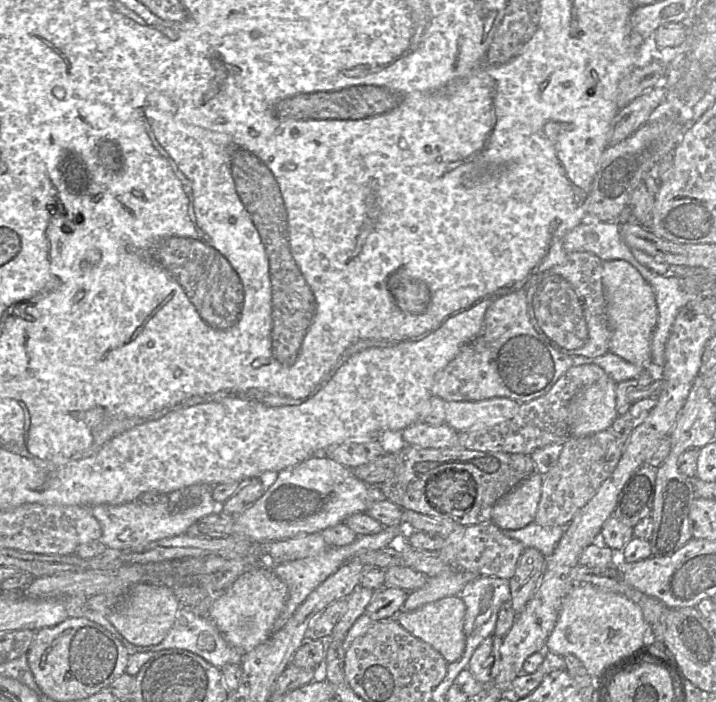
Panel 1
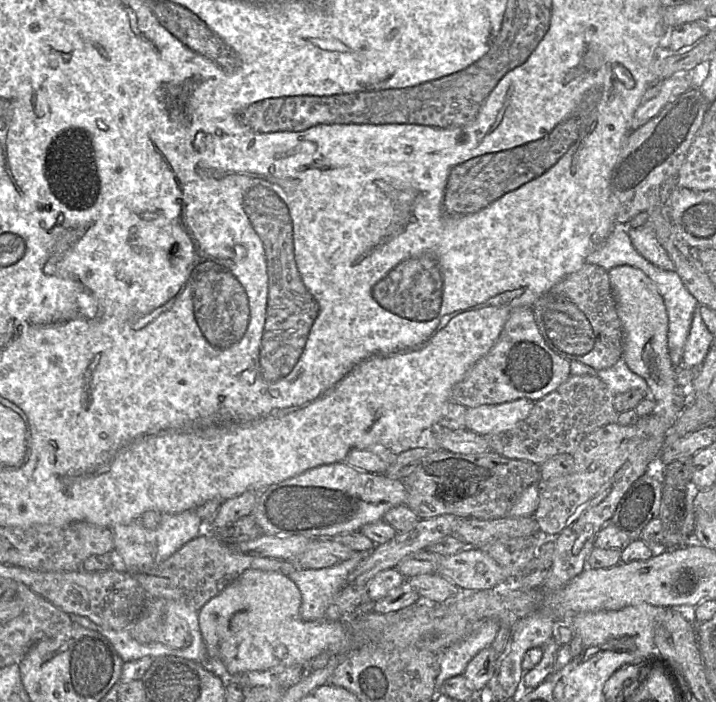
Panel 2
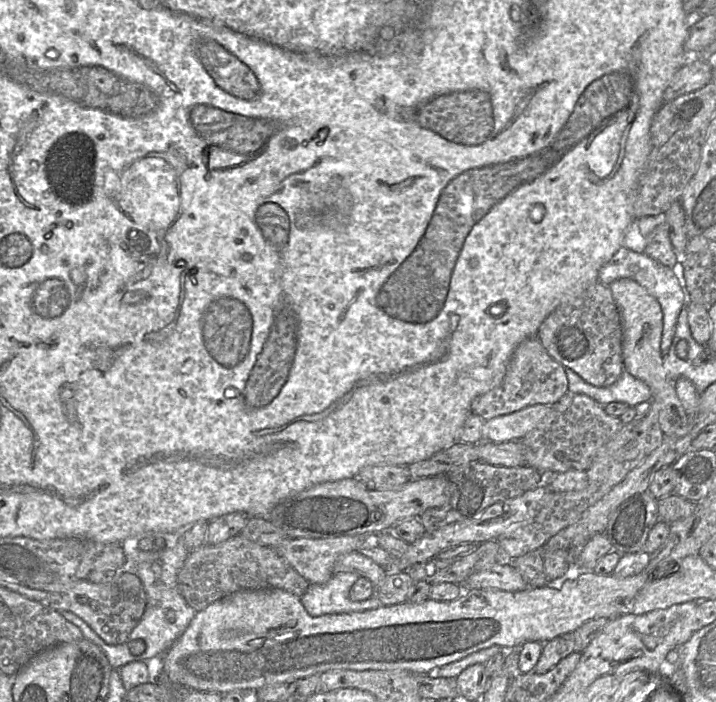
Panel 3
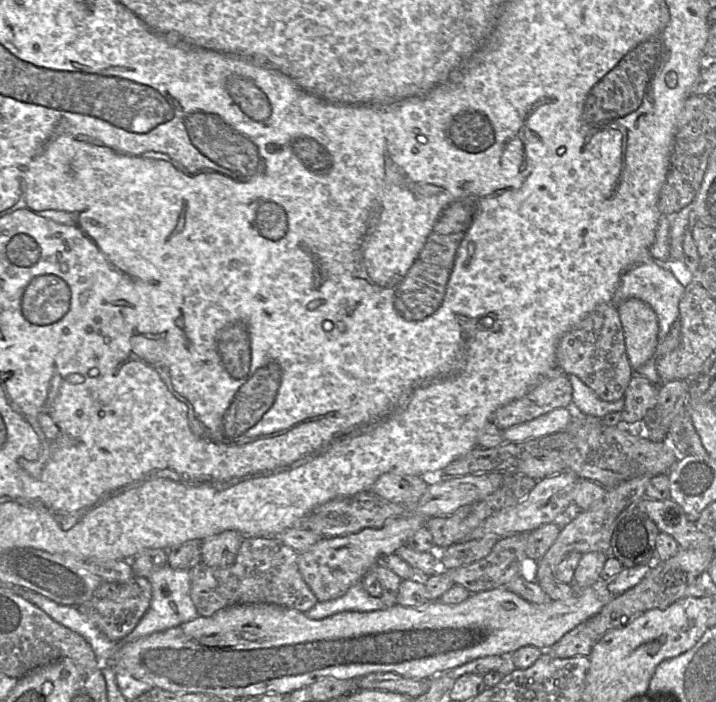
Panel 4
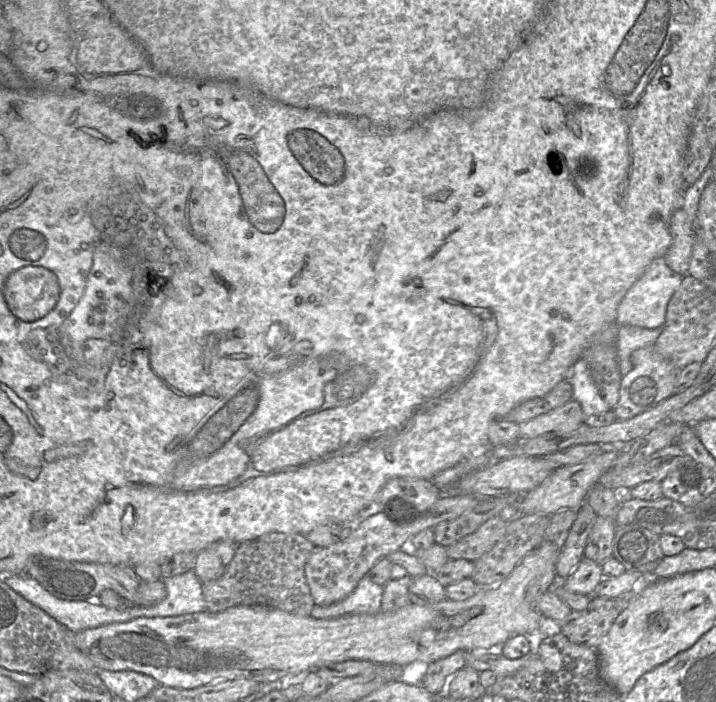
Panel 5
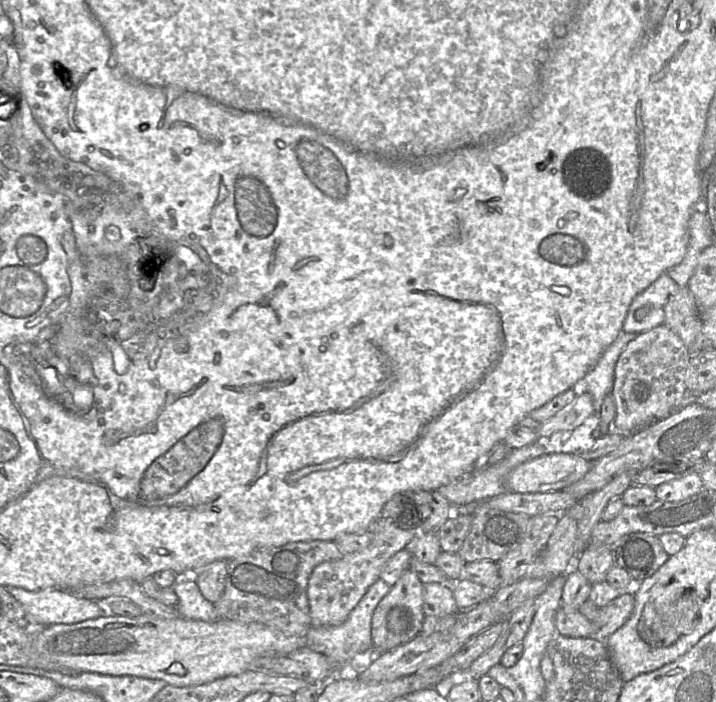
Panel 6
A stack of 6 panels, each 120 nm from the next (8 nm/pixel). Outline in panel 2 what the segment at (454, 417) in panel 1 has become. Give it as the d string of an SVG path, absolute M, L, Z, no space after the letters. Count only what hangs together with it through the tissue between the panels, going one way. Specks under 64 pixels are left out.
M518 399L501 404L484 404L466 408L466 430L481 436L505 431L524 420L530 413L534 401Z

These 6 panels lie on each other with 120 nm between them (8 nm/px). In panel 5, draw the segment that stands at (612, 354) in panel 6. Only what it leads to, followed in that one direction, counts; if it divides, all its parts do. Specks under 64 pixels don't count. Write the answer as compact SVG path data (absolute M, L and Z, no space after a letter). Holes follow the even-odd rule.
M621 325L619 327L616 348L622 376L632 369L631 354L639 348L654 346L662 331L663 326L656 329L631 325ZM580 357L571 366L571 375L573 399L580 404L585 415L599 415L611 410L603 400L583 358Z

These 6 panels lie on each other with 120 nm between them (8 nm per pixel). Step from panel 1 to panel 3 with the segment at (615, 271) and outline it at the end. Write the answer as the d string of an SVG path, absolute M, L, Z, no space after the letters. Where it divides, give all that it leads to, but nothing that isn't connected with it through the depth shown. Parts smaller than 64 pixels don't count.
M620 278L608 285L618 311L622 325L622 353L624 369L633 377L646 383L652 393L652 401L659 406L659 425L665 436L671 438L682 437L691 429L691 418L685 412L677 395L675 383L666 375L663 367L663 355L661 353L661 339L663 332L663 313L657 299L643 286L632 279Z

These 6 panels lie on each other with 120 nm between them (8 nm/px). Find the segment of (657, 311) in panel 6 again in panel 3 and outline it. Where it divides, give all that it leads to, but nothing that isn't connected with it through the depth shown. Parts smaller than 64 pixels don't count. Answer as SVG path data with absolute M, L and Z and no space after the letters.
M624 245L615 253L610 261L601 267L598 273L599 281L607 286L620 278L628 278L636 281L659 302L663 313L661 353L664 356L671 347L679 314L682 308L687 305L689 296L685 295L678 278L671 268L660 264L644 253L634 252Z

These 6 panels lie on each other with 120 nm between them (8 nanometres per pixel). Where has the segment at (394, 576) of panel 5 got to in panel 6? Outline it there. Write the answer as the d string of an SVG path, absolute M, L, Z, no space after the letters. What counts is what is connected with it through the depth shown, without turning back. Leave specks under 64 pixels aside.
M408 569L374 611L371 624L372 650L378 655L412 641L421 633L425 617L423 583L412 570Z

